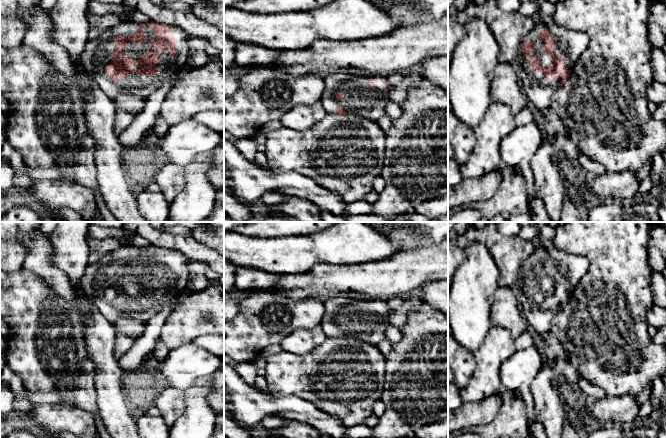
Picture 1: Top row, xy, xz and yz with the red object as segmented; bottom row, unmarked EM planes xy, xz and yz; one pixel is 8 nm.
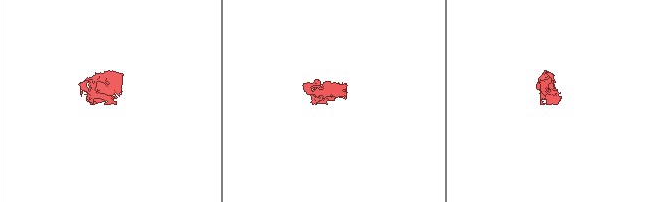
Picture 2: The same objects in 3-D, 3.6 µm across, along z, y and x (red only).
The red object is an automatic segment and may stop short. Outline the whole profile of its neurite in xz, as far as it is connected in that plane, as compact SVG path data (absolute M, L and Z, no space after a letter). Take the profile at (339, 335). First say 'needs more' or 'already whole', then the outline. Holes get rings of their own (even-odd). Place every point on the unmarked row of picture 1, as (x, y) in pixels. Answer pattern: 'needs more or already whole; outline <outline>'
needs more; outline M332 296L324 302L321 328L327 338L353 338L377 346L385 338L390 313L387 300Z

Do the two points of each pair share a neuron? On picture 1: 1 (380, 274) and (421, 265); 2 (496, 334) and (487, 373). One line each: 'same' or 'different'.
1: same
2: same

